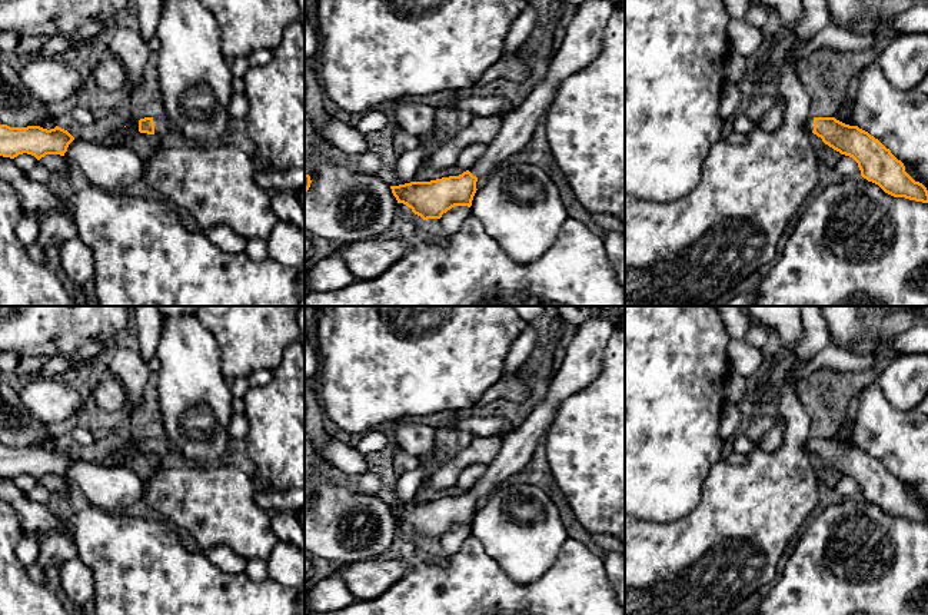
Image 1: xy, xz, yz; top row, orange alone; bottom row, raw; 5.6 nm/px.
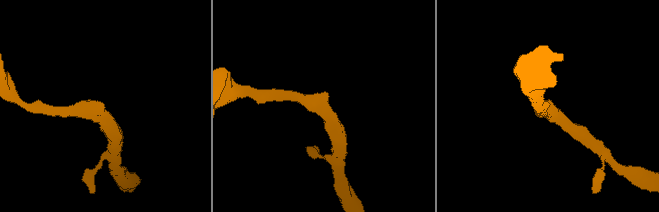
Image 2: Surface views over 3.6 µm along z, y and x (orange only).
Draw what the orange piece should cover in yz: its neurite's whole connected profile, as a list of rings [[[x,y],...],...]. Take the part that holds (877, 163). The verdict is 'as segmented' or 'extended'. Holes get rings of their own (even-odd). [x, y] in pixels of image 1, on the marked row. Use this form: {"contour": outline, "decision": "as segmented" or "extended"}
{"contour": [[[809,117],[805,130],[822,139],[825,144],[852,157],[861,176],[878,184],[894,197],[928,203],[927,187],[915,182],[889,149],[858,126],[845,124],[835,117]]], "decision": "extended"}

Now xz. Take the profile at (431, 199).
{"contour": [[[586,0],[579,4],[545,79],[532,87],[522,104],[503,116],[499,133],[486,144],[479,162],[459,176],[390,186],[398,203],[410,207],[423,220],[440,219],[455,206],[470,207],[478,179],[489,176],[525,149],[556,99],[559,84],[599,54],[606,24],[615,10],[611,0]]], "decision": "extended"}

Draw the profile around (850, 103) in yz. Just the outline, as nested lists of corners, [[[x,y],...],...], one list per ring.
[[[844,93],[844,99],[842,100],[845,103],[845,109],[848,110],[848,114],[846,116],[841,116],[839,110],[838,110],[835,119],[839,120],[839,122],[842,122],[842,123],[845,123],[845,124],[857,126],[855,122],[854,122],[852,112],[851,112],[854,109],[854,106],[855,106],[855,99],[851,99],[849,96],[846,96]]]

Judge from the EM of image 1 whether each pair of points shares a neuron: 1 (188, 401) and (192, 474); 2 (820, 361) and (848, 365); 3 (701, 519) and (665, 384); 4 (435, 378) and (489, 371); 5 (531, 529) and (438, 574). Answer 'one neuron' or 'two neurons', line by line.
1: two neurons
2: one neuron
3: two neurons
4: one neuron
5: two neurons

